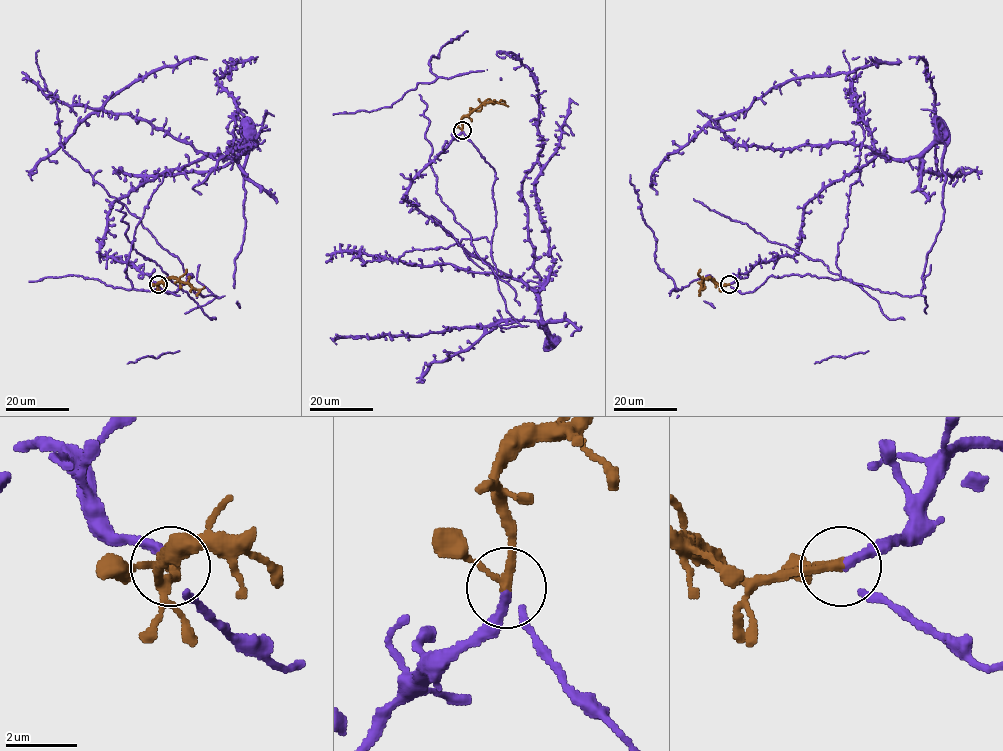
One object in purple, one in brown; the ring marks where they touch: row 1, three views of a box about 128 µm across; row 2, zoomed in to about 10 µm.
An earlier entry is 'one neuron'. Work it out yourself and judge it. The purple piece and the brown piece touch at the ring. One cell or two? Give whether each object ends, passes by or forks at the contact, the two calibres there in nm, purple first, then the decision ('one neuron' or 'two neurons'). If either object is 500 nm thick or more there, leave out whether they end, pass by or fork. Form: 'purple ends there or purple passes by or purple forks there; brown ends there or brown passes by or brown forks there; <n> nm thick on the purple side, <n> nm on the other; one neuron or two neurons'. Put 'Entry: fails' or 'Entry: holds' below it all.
purple passes by; brown passes by; 180 nm thick on the purple side, 190 nm on the other; one neuron
Entry: holds

